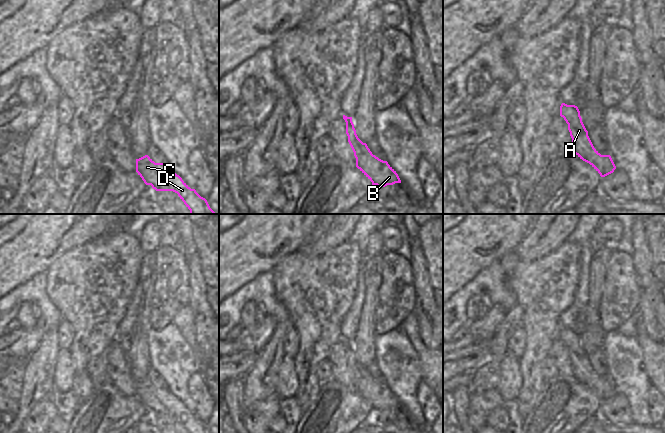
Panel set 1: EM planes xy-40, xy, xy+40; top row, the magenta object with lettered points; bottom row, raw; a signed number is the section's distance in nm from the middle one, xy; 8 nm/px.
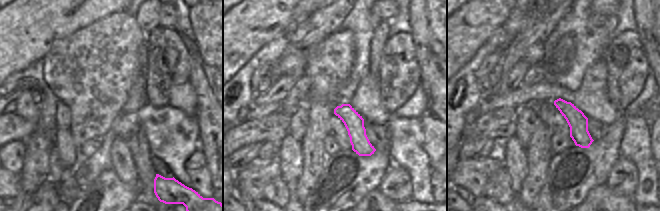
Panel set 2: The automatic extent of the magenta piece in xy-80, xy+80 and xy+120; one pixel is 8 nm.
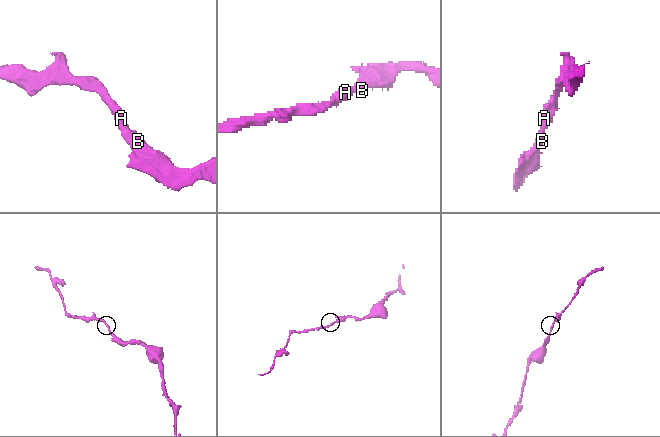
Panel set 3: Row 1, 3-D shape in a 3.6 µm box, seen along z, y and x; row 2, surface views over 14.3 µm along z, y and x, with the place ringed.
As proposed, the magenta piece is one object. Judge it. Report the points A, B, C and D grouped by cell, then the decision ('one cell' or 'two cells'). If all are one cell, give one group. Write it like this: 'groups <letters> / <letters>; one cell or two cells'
groups A B C D; one cell

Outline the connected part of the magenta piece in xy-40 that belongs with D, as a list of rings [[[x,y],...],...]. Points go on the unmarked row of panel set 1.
[[[148,379],[136,383],[136,396],[156,415],[173,415],[188,433],[211,433],[207,424],[191,413],[166,387],[155,387]]]

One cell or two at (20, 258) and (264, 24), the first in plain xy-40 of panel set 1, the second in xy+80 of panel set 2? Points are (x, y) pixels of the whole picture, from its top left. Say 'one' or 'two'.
one

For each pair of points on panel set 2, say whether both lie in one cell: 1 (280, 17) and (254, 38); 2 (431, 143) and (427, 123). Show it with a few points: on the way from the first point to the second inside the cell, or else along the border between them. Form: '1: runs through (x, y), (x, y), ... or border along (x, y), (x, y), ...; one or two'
1: runs through (280, 26), (273, 31), (263, 32); one
2: runs through (431, 138), (431, 128); one

